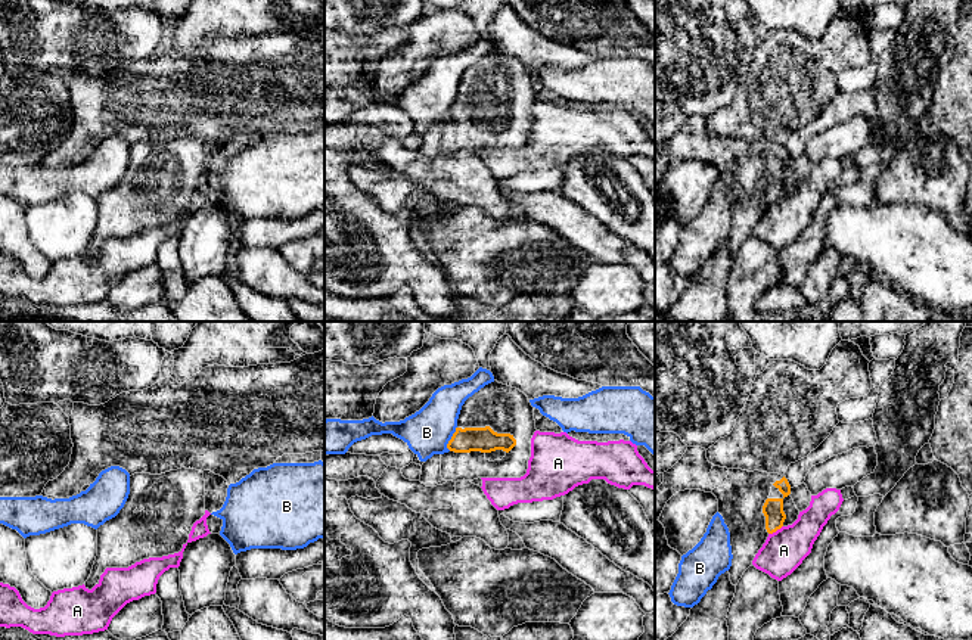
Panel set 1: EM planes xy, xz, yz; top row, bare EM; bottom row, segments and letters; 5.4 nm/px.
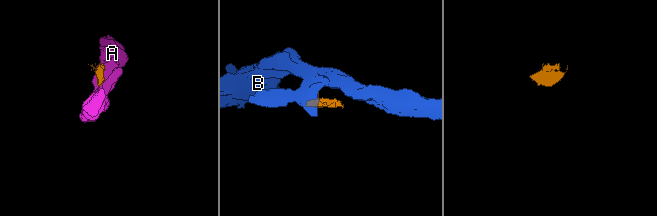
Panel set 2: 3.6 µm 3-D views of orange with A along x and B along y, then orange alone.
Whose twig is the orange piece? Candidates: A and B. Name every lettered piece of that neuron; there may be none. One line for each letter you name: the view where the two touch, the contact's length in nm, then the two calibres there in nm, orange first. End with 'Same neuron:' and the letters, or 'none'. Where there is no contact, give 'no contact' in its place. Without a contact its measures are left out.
Same neuron: none

